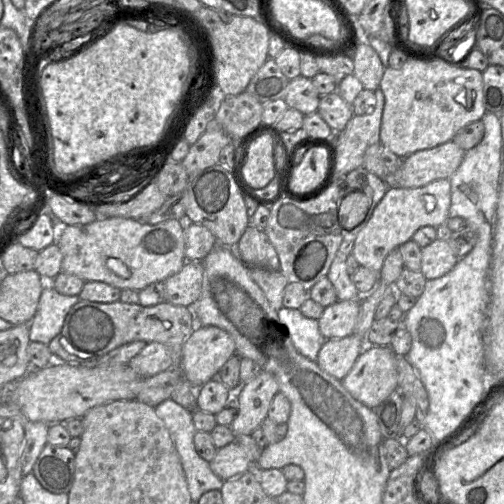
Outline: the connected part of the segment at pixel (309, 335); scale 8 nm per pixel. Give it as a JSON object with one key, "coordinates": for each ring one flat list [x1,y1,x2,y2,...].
{"coordinates":[[281,307,277,315,296,350,308,359,316,361,326,340,319,330,318,320,305,317,299,309,285,307]]}

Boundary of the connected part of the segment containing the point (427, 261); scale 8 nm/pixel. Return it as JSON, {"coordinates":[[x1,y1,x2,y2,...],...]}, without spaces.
{"coordinates":[[436,239,421,249,421,272,427,280,439,278,451,271,459,258,448,241]]}

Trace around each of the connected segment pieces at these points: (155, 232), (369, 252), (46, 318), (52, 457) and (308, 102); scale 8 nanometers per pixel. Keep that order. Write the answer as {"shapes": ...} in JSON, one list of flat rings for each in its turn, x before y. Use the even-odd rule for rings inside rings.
{"shapes":[[[123,217,97,218,89,224,64,226,59,229,55,243,63,255,62,273,75,275,83,281,104,282,120,290,140,291,152,283,164,282,178,273,186,262,184,220,170,219,150,225]],[[438,179,418,188,389,187,367,224,357,234,351,254,359,266,379,274,388,254,411,240,418,229,424,226,437,228,446,223,450,204,449,179]],[[46,281,30,321,30,341,48,345,60,333,69,310,79,301,78,295,62,295,53,288,52,281]],[[47,443,36,460,32,473,49,492,68,493,75,476,75,453,68,447]],[[299,75,289,80,284,100,289,108,296,109,305,116,317,112,320,97,312,80]]]}

